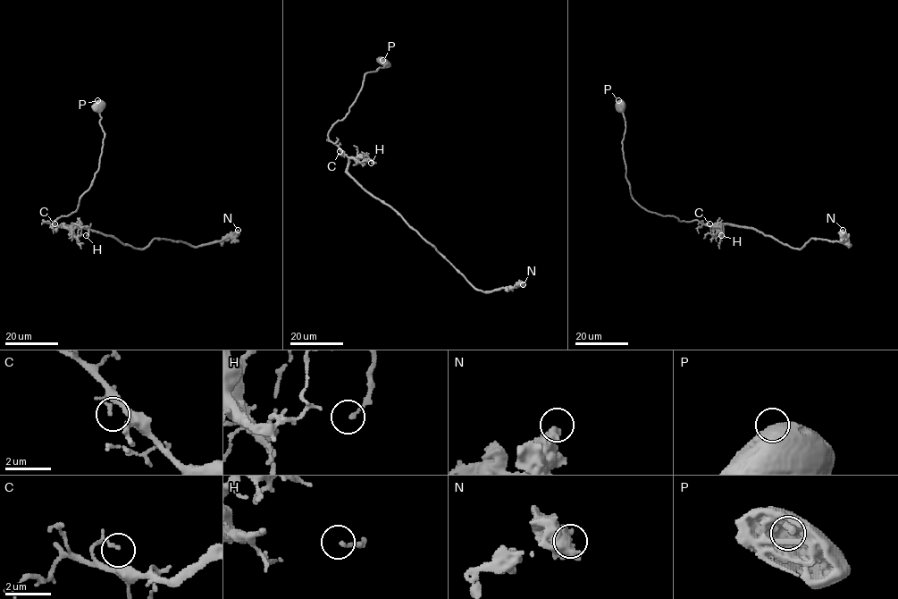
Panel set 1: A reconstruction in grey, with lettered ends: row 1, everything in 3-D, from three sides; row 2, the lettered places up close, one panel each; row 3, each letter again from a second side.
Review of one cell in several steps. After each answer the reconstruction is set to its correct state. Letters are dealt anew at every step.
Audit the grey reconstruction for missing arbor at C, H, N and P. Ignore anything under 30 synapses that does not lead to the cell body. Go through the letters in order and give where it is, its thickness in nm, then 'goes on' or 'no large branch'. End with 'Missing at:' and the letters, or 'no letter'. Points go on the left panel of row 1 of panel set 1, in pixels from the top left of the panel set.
C: place (54, 223); calibre 100 nm; no large branch
H: place (86, 235); calibre 140 nm; no large branch
N: place (238, 230); calibre 500 nm; no large branch
P: place (97, 100); calibre 1100 nm; no large branch
Missing at: no letter

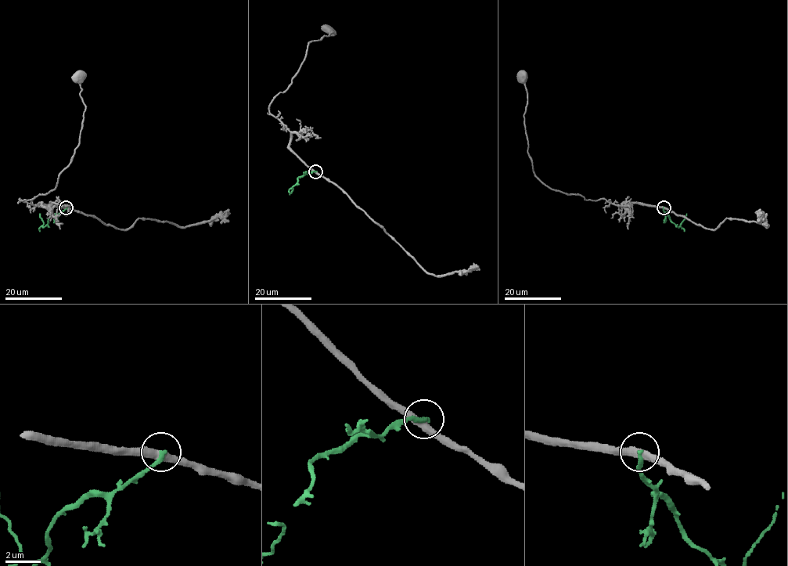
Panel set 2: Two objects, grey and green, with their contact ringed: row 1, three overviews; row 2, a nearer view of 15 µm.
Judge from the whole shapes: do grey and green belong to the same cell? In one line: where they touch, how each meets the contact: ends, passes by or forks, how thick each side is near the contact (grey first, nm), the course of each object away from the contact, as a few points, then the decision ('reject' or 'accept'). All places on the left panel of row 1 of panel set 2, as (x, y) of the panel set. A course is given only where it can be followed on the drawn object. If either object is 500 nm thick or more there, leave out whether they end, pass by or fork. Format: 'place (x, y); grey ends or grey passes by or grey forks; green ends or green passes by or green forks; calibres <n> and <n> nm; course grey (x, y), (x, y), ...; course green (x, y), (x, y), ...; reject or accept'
place (66, 207); grey passes by; green ends; calibres 420 and 240 nm; course grey (66, 207), (40, 203), (35, 206), (19, 199), (33, 199), (53, 189), (79, 143), (85, 106), (78, 70); course green (66, 207), (50, 217), (43, 226), (39, 214); reject

